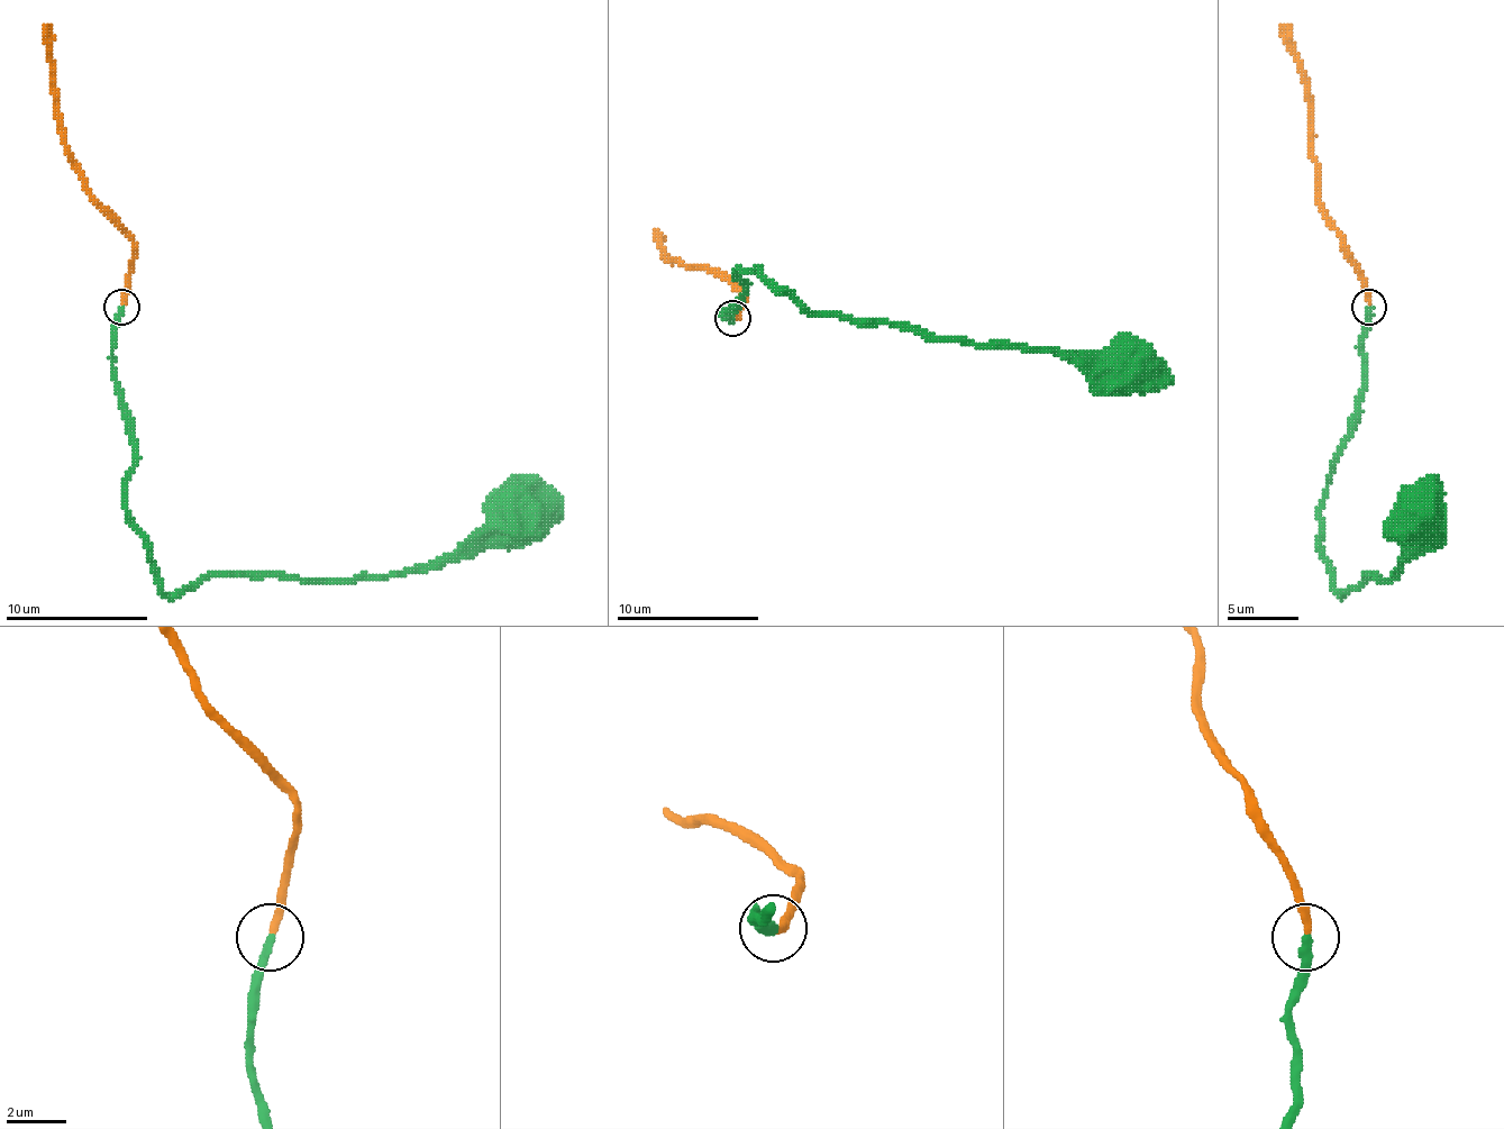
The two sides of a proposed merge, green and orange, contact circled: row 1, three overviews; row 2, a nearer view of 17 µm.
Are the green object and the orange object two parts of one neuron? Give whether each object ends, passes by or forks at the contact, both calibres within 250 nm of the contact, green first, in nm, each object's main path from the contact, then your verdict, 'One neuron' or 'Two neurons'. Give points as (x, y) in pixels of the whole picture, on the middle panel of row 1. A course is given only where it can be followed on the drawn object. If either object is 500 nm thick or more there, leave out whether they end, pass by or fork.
At the ring green ends. At the ring orange ends. Thickness 280 nm (green) against 240 nm. Course of green: (732, 319), (722, 312), (744, 294), (737, 276), (754, 269), (819, 312), (1129, 369). Course of orange: (732, 319), (744, 294), (708, 269), (676, 262), (665, 255), (654, 229). One neuron

